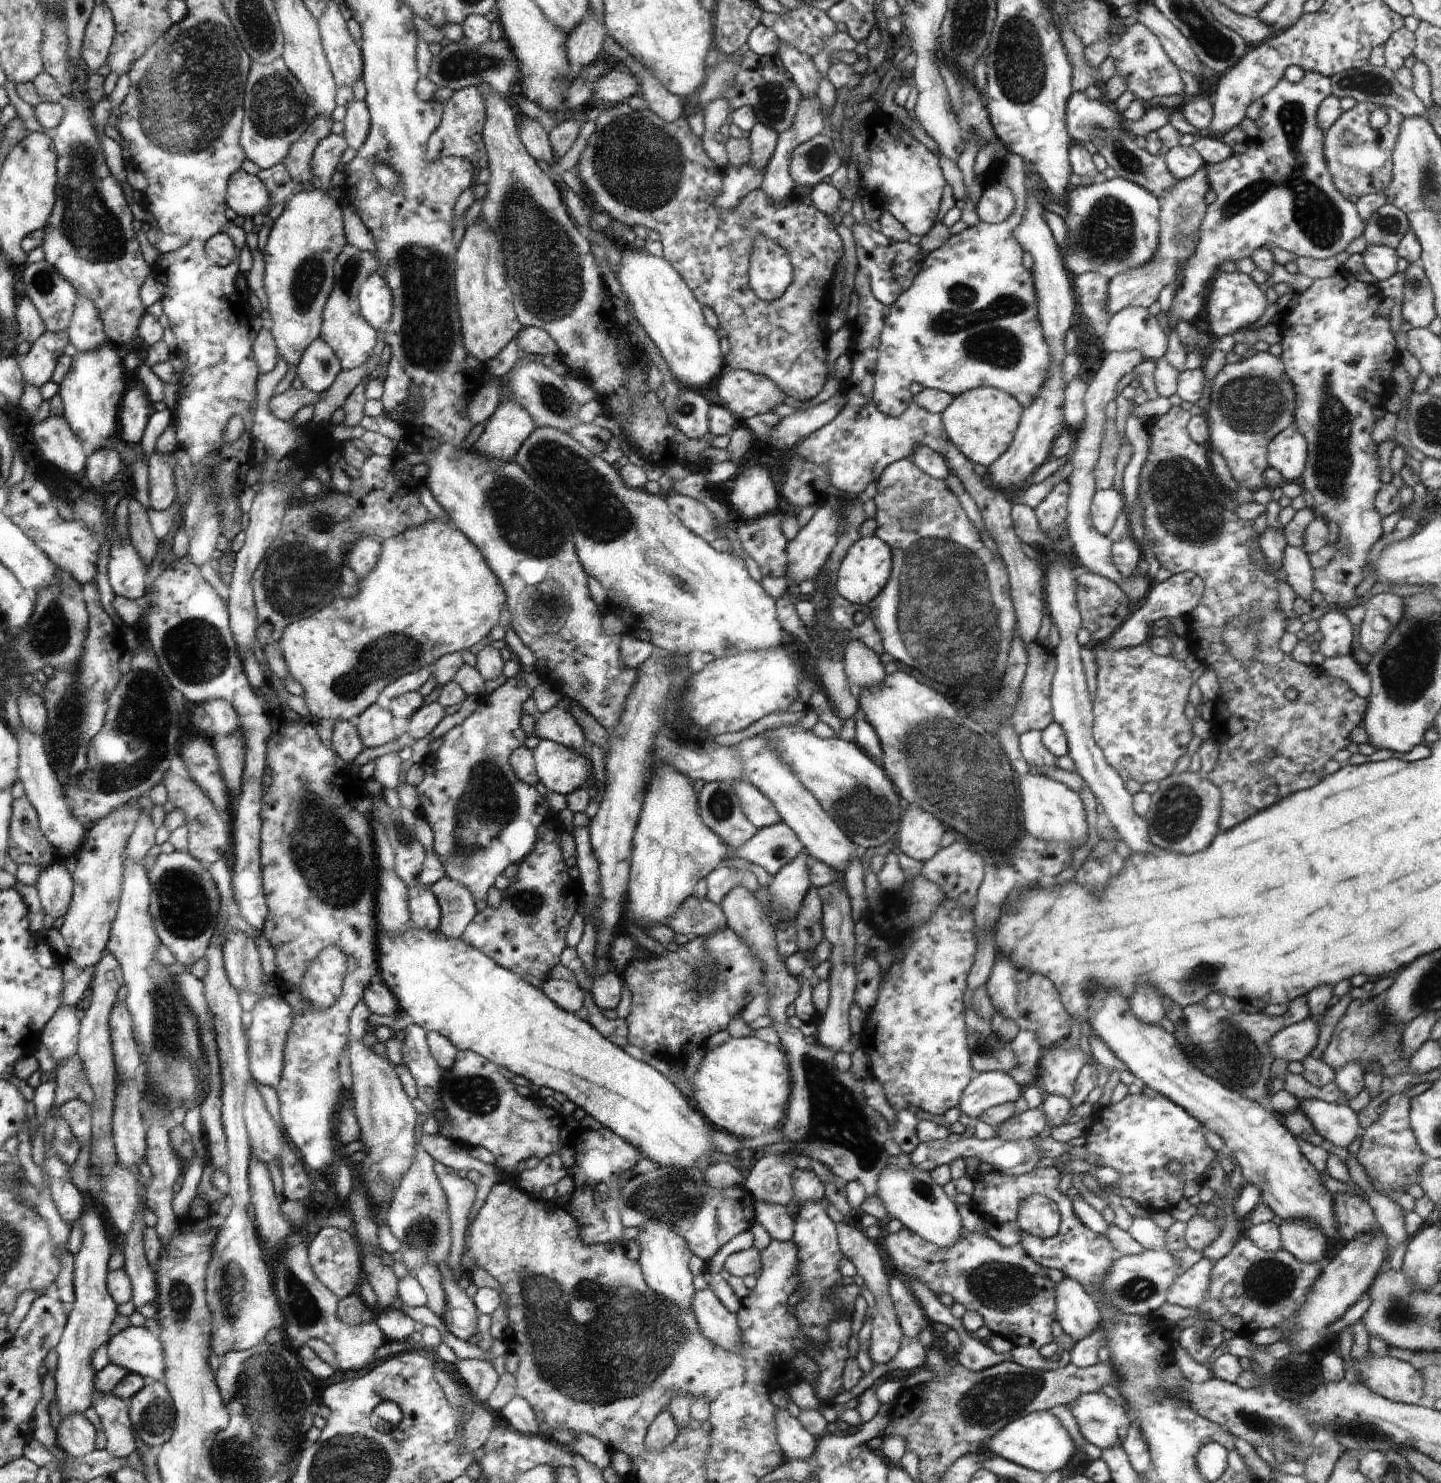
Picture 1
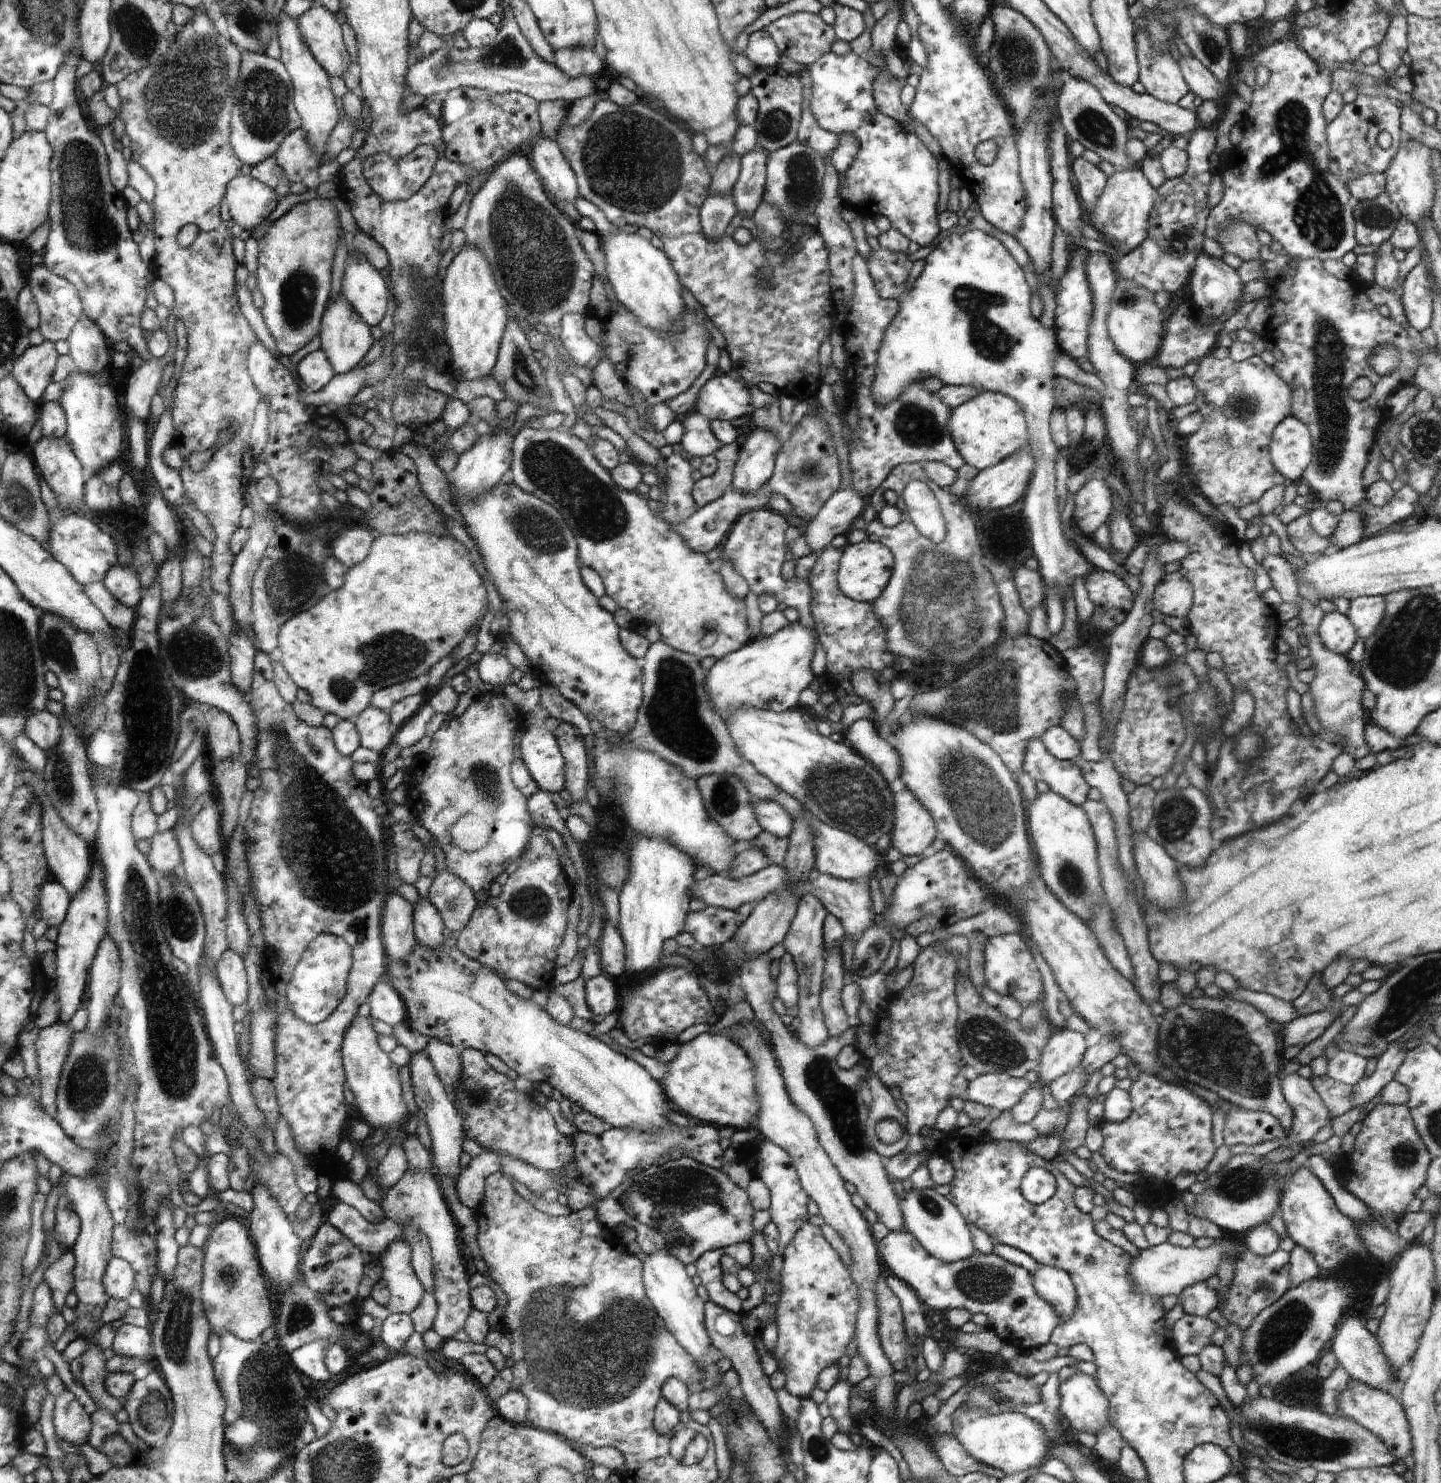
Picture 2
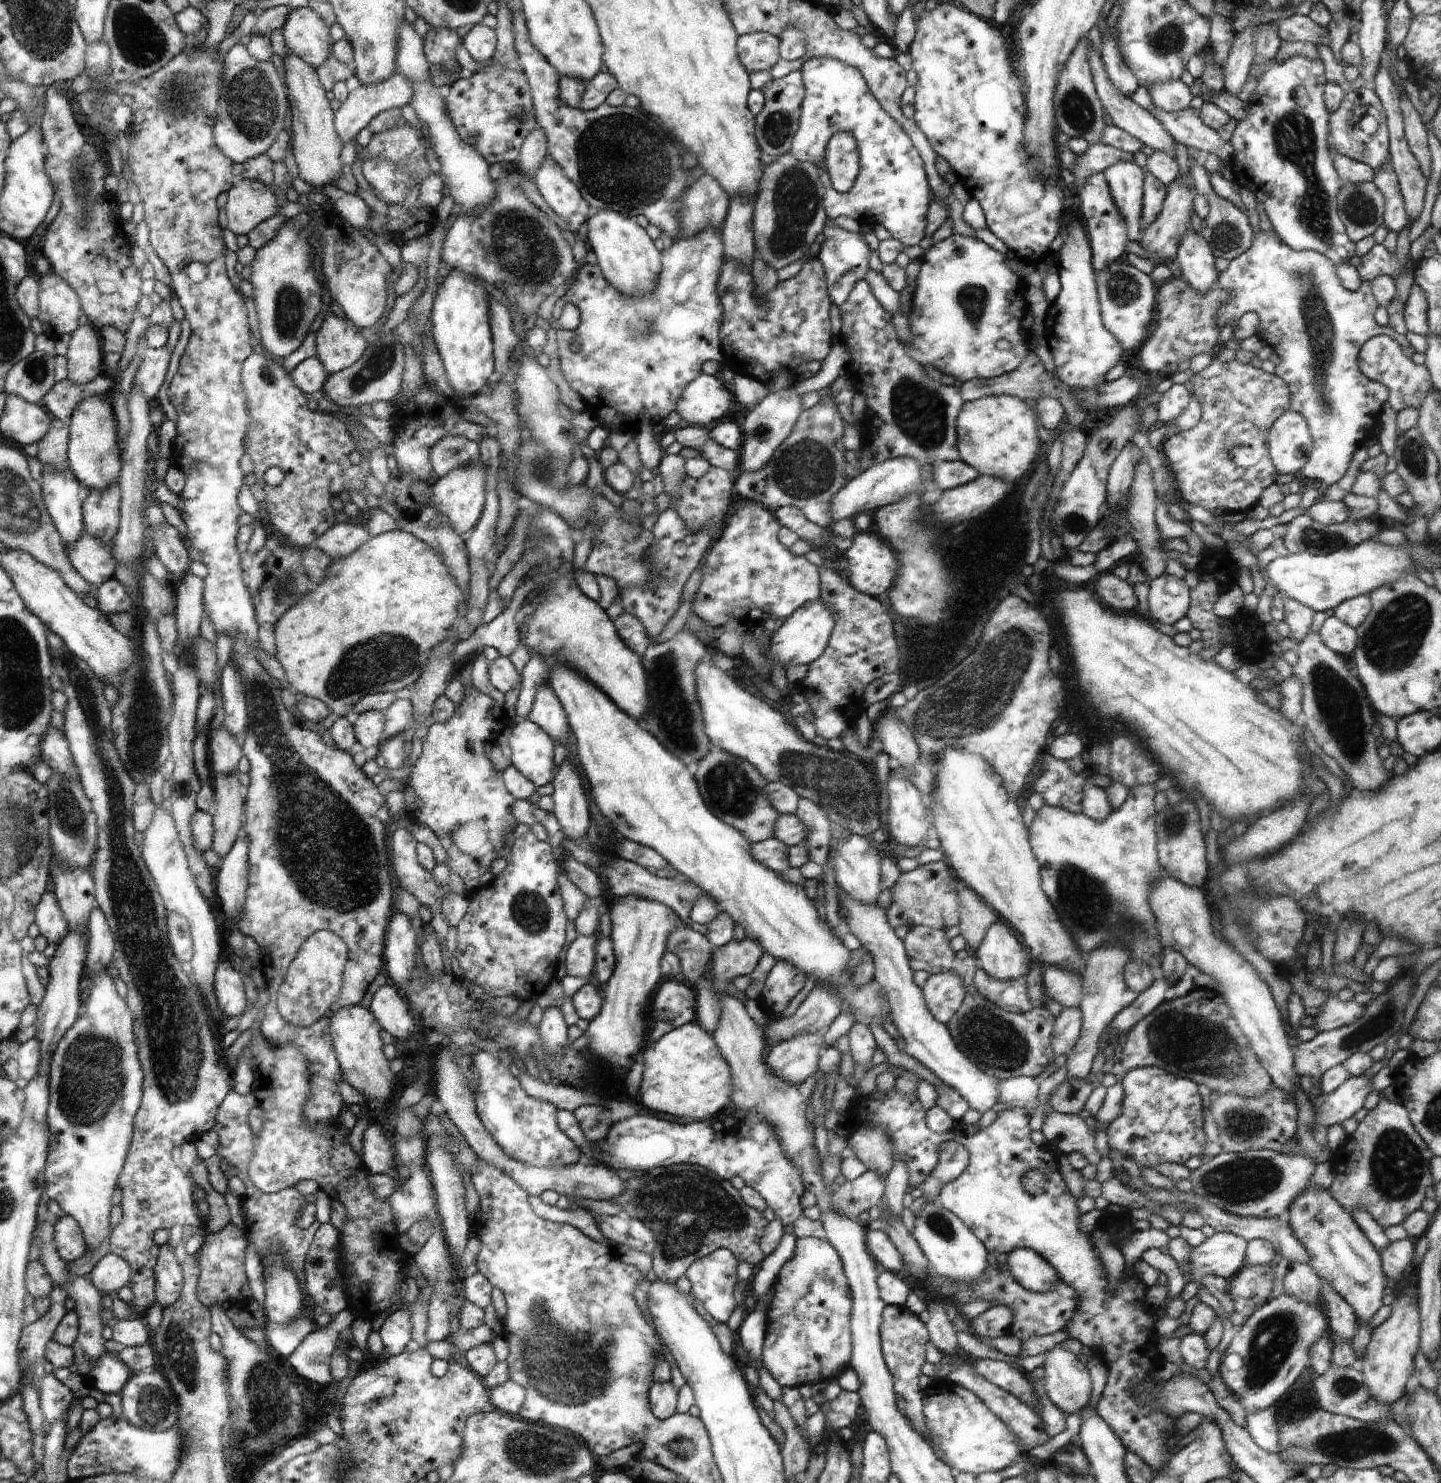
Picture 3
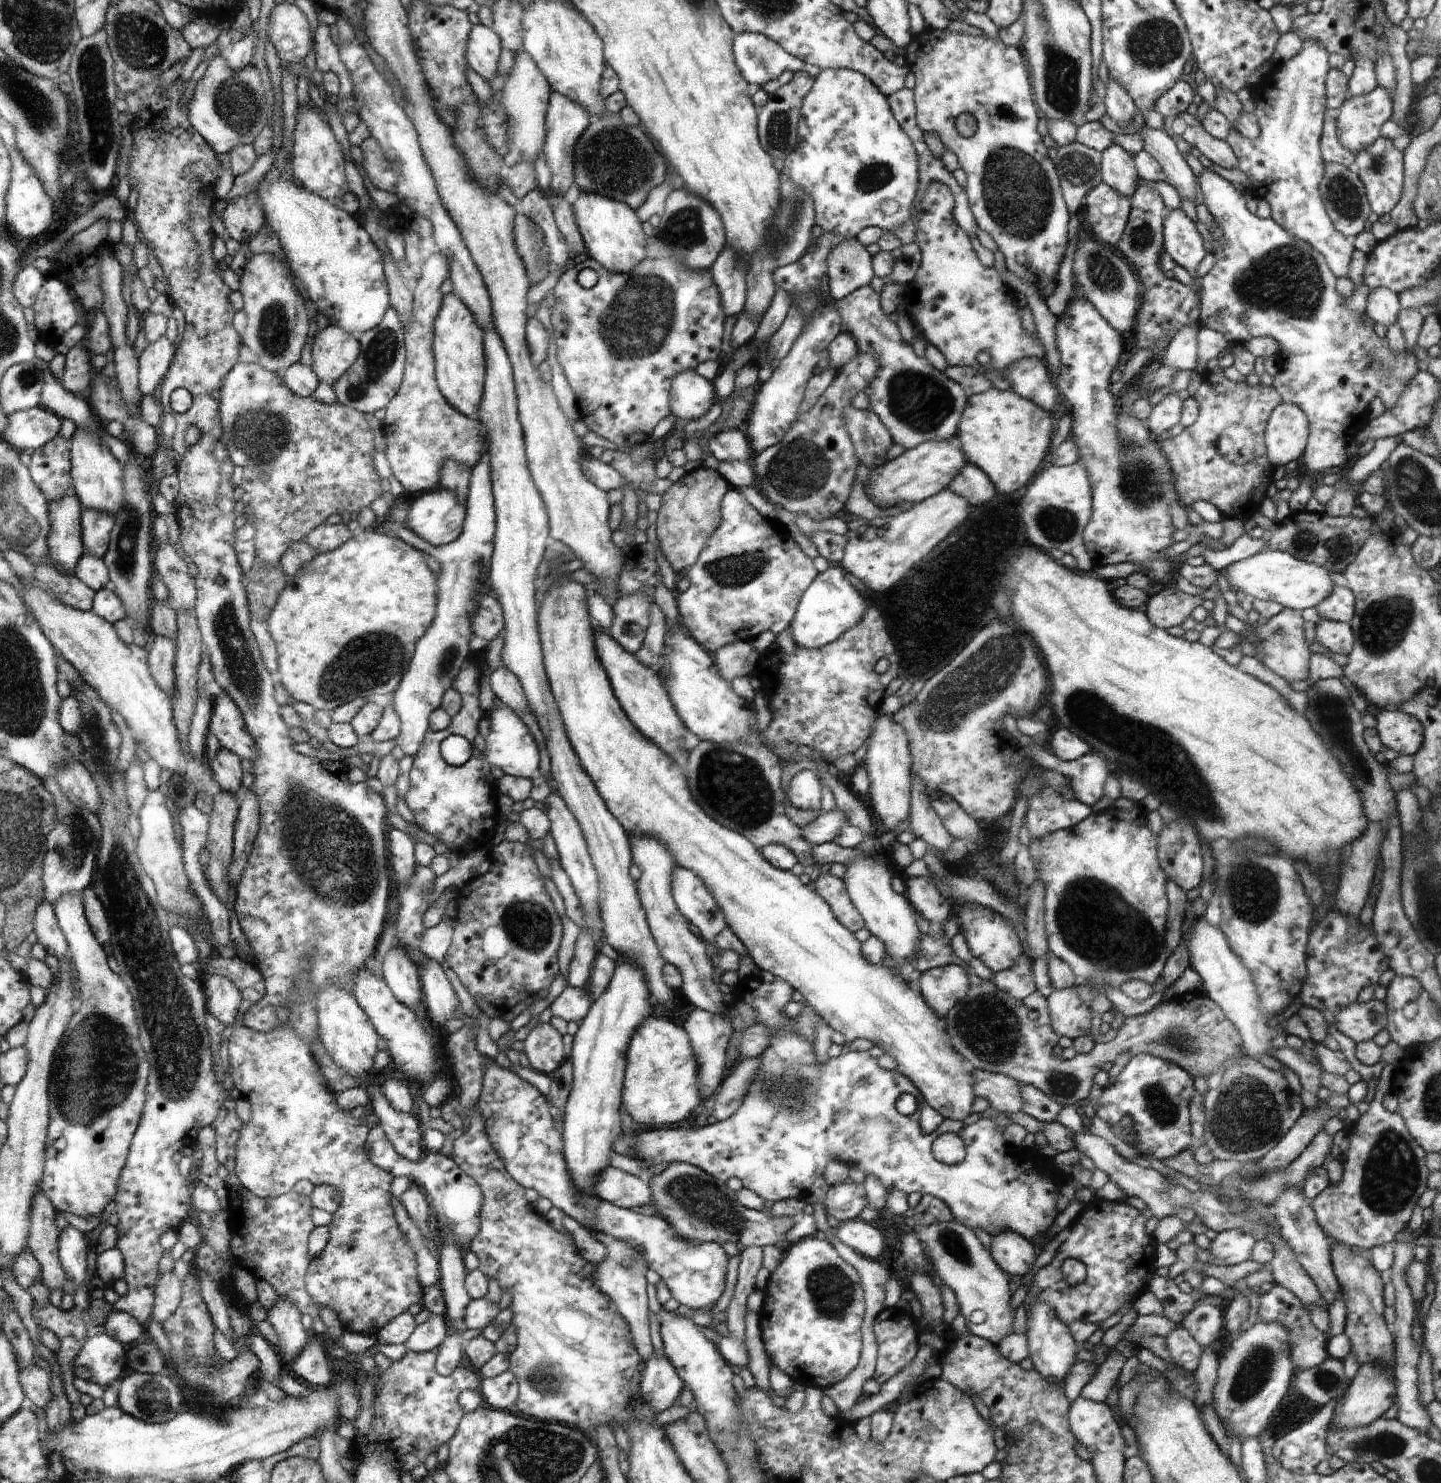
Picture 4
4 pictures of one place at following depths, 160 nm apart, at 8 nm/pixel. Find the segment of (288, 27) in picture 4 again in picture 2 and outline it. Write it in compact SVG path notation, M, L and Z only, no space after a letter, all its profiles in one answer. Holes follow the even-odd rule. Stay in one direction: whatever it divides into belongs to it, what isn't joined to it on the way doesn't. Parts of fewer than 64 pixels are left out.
M314 4L298 18L298 22L317 61L331 78L341 77L348 68L348 62L342 30L334 14L330 14L326 7Z

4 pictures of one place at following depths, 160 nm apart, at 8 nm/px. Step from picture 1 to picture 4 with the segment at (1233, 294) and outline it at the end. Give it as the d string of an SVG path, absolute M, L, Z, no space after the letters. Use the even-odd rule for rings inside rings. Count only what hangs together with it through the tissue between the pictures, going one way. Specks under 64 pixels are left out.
M1168 209L1163 224L1163 250L1192 277L1198 264L1208 253L1195 222L1182 209Z

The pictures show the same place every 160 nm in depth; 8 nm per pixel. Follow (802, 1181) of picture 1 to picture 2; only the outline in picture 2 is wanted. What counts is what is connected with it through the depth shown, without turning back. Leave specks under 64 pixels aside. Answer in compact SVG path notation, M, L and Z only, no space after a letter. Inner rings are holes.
M768 1140L762 1142L759 1146L752 1142L744 1146L736 1159L737 1161L745 1162L752 1176L760 1177L760 1180L770 1189L771 1205L769 1209L771 1221L778 1227L780 1251L783 1254L785 1246L794 1238L798 1229L810 1218L808 1207L806 1207L809 1196L802 1188L796 1167L790 1155L784 1149Z

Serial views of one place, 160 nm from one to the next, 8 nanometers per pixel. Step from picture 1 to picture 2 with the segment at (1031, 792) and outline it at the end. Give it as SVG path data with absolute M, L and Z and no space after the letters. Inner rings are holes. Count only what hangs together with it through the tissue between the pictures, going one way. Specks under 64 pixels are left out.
M1050 789L1047 792L1038 793L1031 803L1025 803L1027 806L1027 830L1036 854L1036 861L1040 866L1041 877L1053 895L1078 918L1083 917L1087 924L1093 910L1104 902L1104 891L1097 865L1096 839L1086 812L1080 805L1070 802L1066 797Z

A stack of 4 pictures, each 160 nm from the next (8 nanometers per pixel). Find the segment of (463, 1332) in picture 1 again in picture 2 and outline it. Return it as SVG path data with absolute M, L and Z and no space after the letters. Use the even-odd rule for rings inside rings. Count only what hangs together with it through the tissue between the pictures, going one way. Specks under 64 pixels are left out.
M408 1169L402 1178L382 1198L381 1207L386 1218L394 1219L405 1225L412 1225L429 1240L433 1258L434 1286L433 1295L437 1302L437 1313L433 1329L445 1340L464 1328L467 1316L473 1306L468 1287L467 1265L462 1253L456 1220L449 1210L449 1204L442 1195L432 1171L413 1171Z

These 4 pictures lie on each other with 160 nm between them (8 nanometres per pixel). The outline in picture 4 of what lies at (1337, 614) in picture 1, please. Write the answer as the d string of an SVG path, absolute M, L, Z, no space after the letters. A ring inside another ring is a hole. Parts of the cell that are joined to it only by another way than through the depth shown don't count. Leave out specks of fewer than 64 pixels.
M1320 619L1316 626L1315 640L1329 653L1346 655L1353 649L1354 633L1349 623Z

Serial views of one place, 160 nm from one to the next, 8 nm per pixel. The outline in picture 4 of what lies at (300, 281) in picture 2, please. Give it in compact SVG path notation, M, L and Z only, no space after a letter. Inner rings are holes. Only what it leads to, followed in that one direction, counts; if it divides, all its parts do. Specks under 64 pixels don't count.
M273 253L253 255L244 265L239 291L244 299L243 309L248 317L243 341L250 352L258 356L258 364L266 370L281 375L282 371L300 360L300 350L308 336L308 314L306 302L296 290L294 278L290 276L286 264Z

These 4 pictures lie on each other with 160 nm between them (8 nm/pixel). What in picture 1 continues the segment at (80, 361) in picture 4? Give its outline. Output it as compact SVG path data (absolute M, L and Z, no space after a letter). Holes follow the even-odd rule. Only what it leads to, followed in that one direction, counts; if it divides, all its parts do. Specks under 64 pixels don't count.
M81 296L73 312L73 325L67 331L78 353L92 350L108 341L104 322L90 297Z

